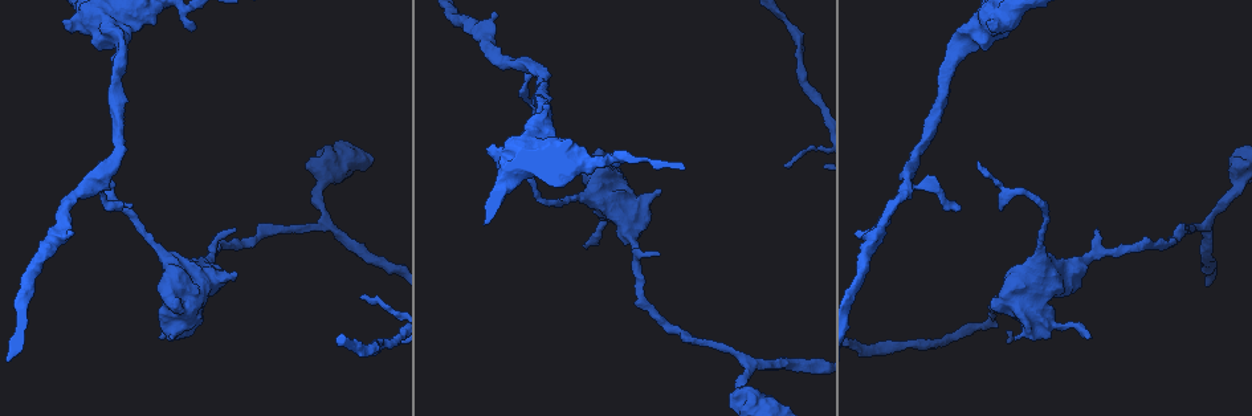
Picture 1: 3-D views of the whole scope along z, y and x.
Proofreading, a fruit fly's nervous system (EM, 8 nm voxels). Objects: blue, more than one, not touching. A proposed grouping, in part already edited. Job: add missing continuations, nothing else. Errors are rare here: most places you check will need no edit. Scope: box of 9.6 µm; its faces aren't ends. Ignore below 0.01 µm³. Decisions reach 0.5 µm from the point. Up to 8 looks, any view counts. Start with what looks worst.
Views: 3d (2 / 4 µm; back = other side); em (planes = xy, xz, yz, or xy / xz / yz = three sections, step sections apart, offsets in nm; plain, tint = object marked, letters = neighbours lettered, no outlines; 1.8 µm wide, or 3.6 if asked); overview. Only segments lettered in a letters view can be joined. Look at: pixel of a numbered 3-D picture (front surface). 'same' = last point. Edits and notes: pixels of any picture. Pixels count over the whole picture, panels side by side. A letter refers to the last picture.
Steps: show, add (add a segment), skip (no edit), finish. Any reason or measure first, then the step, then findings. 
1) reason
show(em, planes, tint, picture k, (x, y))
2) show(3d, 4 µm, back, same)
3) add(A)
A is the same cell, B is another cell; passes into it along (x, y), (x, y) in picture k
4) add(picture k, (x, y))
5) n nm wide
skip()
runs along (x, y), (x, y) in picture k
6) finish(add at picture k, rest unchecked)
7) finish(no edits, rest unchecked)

stops while still wide
show(3d, 4 µm, back, picture 1, (1016, 337))

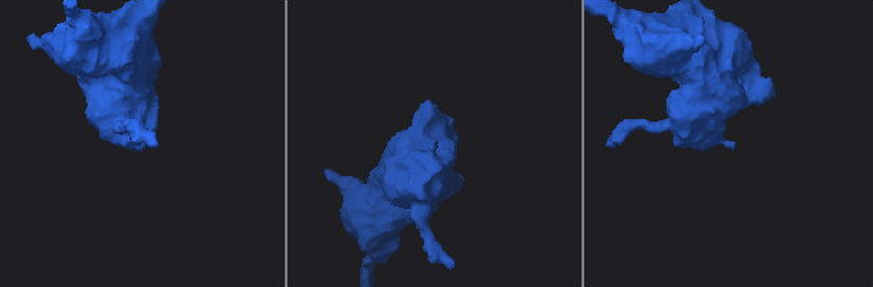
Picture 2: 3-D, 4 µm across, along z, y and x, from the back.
need the tissue
show(em, planes, letters, picture 2, (731, 145))

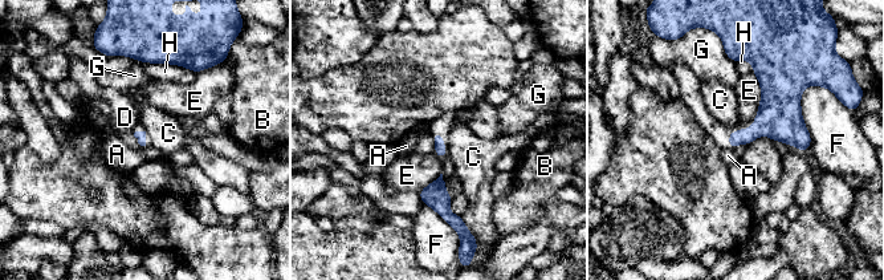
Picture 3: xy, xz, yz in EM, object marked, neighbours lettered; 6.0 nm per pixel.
skip()
A, B, C, D, E, F, G and H are other cells; none of them fits

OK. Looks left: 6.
an open end
show(em, planes, plain, picture 1, (193, 30))

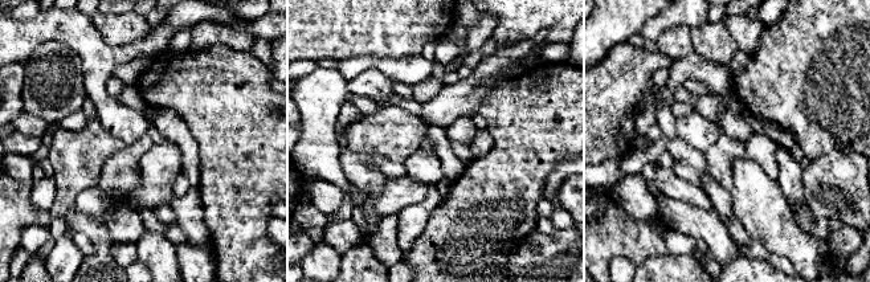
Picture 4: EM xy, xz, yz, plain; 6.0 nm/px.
show(em, planes, letters, same)

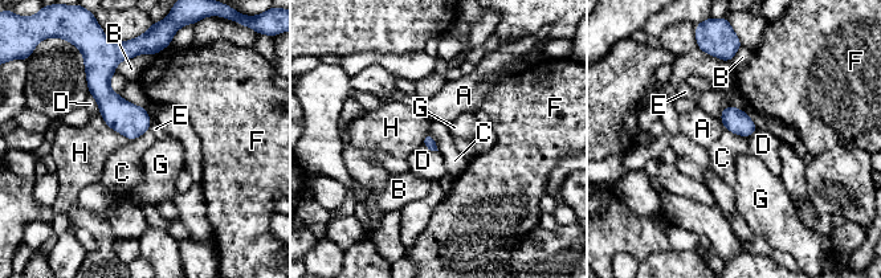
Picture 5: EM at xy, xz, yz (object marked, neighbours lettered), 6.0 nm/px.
B touches over 240 nm
skip()
A, B, C, D, E, F, G and H are other cells; border along (725, 127), (747, 138) in picture 5; no lettered segment goes on from it

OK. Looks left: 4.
thin end
show(em, planes, letters, picture 1, (959, 208))

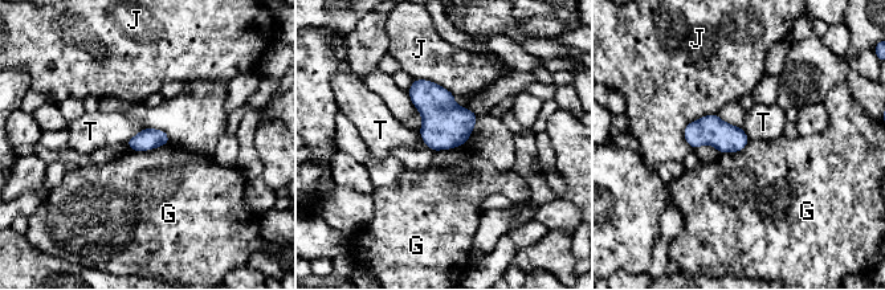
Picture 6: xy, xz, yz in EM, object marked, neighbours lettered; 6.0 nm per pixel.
130 nm wide
skip()
G, J and T are other cells; border along (168, 142), (147, 150), (130, 150) in picture 6; no lettered segment goes on from it

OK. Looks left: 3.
finish(no edits, rest unchecked)

